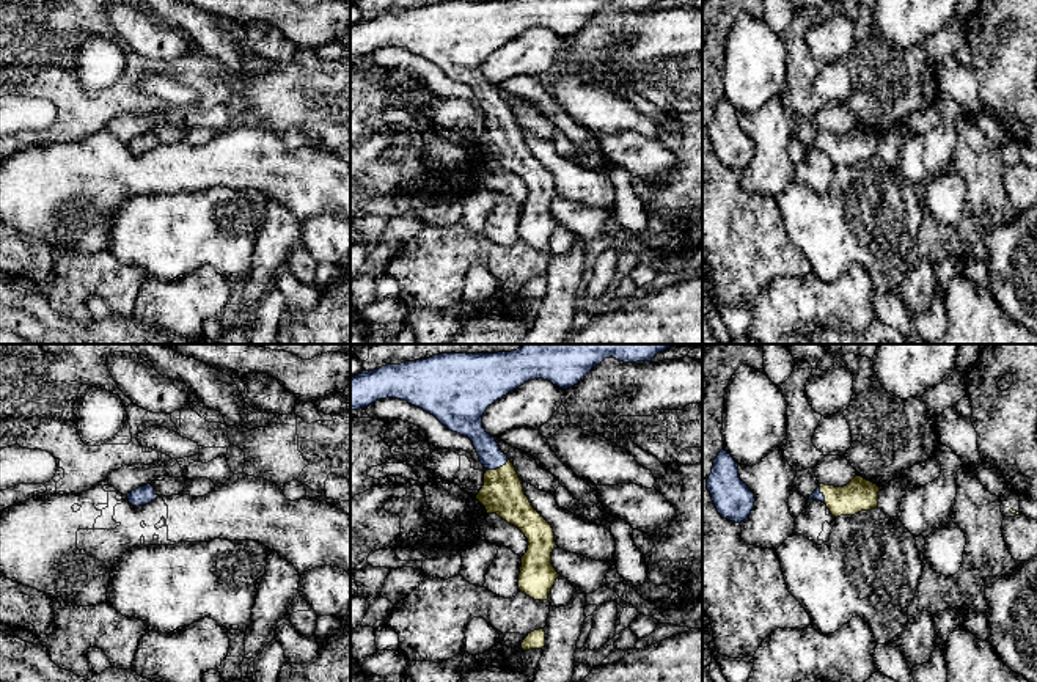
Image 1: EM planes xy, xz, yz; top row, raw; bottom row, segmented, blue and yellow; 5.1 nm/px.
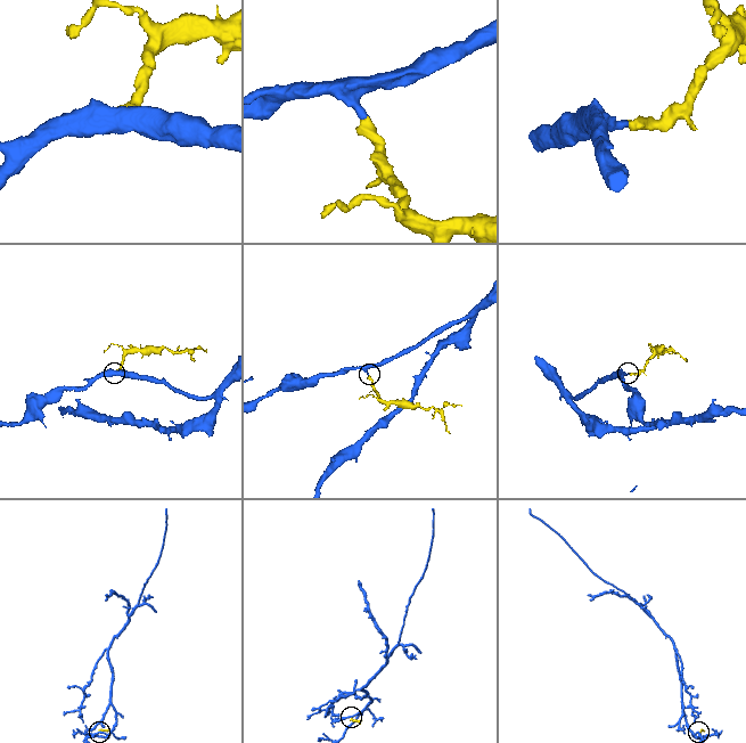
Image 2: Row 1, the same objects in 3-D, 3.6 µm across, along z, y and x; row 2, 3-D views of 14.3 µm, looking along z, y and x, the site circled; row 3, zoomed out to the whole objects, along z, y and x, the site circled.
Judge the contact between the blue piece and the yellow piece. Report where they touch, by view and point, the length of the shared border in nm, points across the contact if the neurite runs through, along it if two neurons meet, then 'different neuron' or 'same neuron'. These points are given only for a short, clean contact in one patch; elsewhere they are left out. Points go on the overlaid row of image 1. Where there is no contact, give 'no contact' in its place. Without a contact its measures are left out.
meets blue in xz at (497, 467); contact 130 nm long; runs through xz (491, 456), (497, 467), (502, 494); same neuron

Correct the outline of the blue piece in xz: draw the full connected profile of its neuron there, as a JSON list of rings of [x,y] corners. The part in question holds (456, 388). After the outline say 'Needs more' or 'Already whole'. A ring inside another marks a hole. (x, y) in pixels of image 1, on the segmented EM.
[[[525,344],[498,354],[442,354],[387,365],[350,379],[350,410],[393,398],[434,415],[449,431],[468,437],[486,468],[476,500],[487,514],[517,526],[528,539],[518,589],[547,600],[559,574],[551,564],[551,525],[531,506],[514,464],[482,427],[489,405],[520,385],[544,379],[567,390],[605,358],[650,361],[677,344]]]. Needs more

